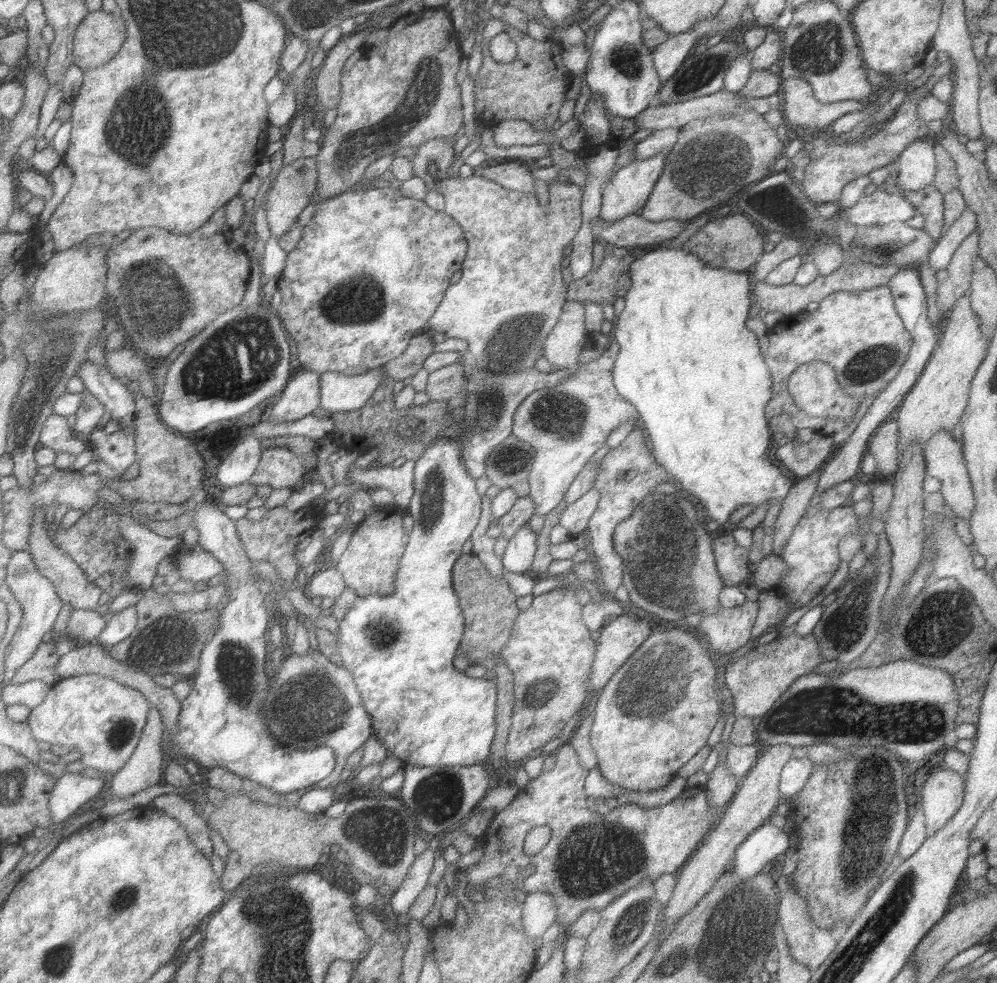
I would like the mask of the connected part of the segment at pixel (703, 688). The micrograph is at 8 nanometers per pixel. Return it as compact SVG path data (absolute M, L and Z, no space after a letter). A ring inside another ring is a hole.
M691 624L669 626L665 632L653 632L651 638L631 656L631 660L611 678L609 686L595 698L595 724L591 732L591 746L599 756L599 768L603 776L623 786L625 792L647 794L667 786L677 770L681 770L691 758L699 754L711 736L713 726L719 720L721 706L717 706L715 692L715 652L695 632Z

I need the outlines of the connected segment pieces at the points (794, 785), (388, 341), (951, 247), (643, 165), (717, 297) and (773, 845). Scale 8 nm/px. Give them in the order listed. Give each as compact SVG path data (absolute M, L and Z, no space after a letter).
M791 758L783 770L781 770L781 780L779 780L779 796L785 800L791 800L797 796L803 786L807 784L811 772L813 772L813 760L809 758Z
M363 184L363 186L353 188L337 198L321 202L317 206L317 212L311 218L311 222L303 228L301 242L297 244L297 248L293 252L289 252L287 268L283 270L283 276L279 278L279 290L283 294L283 304L279 306L277 312L283 318L283 324L287 326L287 332L291 334L291 338L297 340L299 362L295 362L295 364L299 368L305 368L307 372L315 372L319 376L323 376L327 372L339 372L345 376L363 376L371 370L389 366L389 362L393 362L393 360L399 360L399 356L403 356L411 348L411 340L415 340L415 336L419 336L417 332L421 328L429 326L435 312L439 312L439 306L443 304L443 300L447 296L447 290L453 286L451 278L455 272L463 270L467 256L469 256L469 240L463 230L463 224L459 224L447 212L431 208L425 200L415 200L415 198L405 196L399 188L391 188L391 186L375 188L371 184Z
M969 208L953 222L953 226L939 236L937 244L933 246L933 250L927 256L927 264L931 268L939 268L945 270L947 264L951 262L951 256L955 252L955 248L959 248L959 244L965 240L965 236L969 236L973 230L977 228L977 216L975 212L971 212Z
M657 154L649 160L633 160L629 166L621 168L615 174L615 178L609 184L605 184L605 192L603 192L605 202L603 202L603 212L599 218L607 224L617 224L627 216L637 214L639 208L643 210L647 206L647 202L651 200L651 192L659 180L659 176L663 174L663 168L665 168L665 154Z
M657 248L657 250L643 252L641 258L637 258L631 264L631 274L633 274L633 286L631 286L629 294L625 296L627 308L615 320L615 342L621 348L619 360L615 362L615 386L627 400L631 400L639 408L641 420L647 428L649 446L651 446L657 462L661 464L661 468L665 468L671 474L671 478L677 480L679 492L683 492L685 496L691 494L693 498L697 498L709 514L707 520L715 520L717 524L725 524L729 520L731 512L741 504L749 504L749 506L759 506L763 502L769 506L777 504L779 500L783 500L789 494L789 488L793 484L765 456L767 446L769 446L769 438L771 438L769 422L765 416L765 406L769 404L773 390L771 390L771 372L765 366L763 354L759 352L759 340L751 330L745 328L745 322L749 320L749 308L753 308L753 302L751 302L753 282L751 282L749 272L727 272L725 268L711 268L697 254L687 252L683 248Z
M763 824L741 842L735 852L731 870L737 872L741 880L753 878L759 874L759 870L777 864L787 848L789 834L771 824Z

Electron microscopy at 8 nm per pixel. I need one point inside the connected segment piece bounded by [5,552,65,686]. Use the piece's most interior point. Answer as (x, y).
(38, 595)

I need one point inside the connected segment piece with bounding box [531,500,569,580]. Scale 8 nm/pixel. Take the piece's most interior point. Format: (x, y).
(545, 558)

